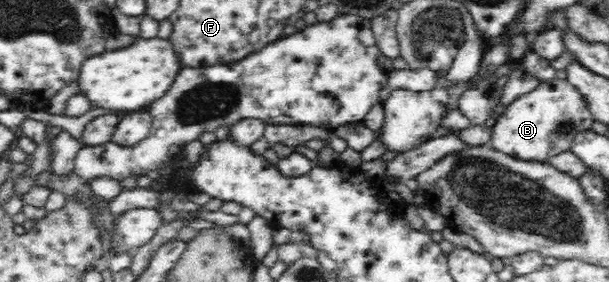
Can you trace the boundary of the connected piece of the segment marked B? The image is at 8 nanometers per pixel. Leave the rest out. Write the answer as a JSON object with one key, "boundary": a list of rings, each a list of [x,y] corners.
{"boundary":[[[567,78],[543,80],[534,90],[516,96],[504,106],[490,126],[488,145],[518,160],[550,161],[562,152],[571,151],[574,138],[581,131],[590,130],[593,121],[580,92]]]}

